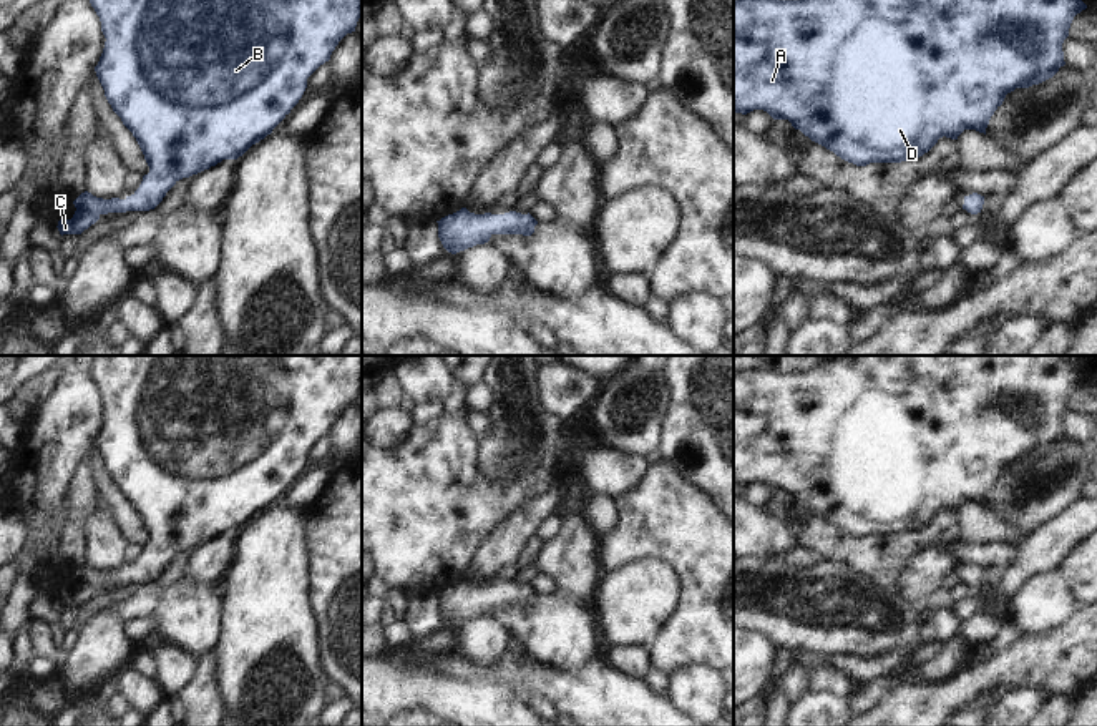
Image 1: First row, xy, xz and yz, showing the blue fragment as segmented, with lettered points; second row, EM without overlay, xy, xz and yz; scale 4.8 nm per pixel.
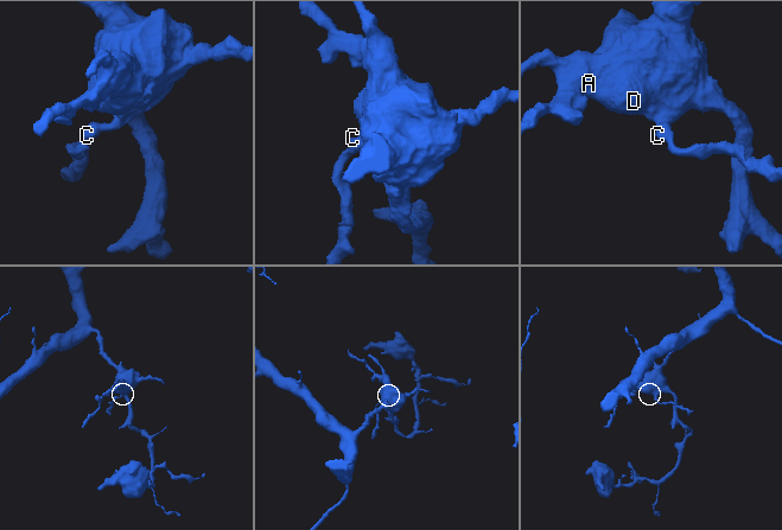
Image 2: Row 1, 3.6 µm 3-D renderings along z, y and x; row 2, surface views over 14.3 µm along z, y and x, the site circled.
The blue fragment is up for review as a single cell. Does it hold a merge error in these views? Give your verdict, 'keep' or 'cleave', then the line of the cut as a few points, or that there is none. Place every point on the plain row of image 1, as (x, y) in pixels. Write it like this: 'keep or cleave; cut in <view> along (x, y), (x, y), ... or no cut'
keep; no cut

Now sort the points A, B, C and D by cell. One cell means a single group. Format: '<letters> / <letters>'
A B C D

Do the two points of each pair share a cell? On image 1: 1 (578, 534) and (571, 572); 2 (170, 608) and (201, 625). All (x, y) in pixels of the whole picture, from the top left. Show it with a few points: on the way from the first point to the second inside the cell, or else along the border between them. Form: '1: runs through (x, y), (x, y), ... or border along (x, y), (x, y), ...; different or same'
1: runs through (575, 544), (571, 562); same
2: runs through (178, 610), (193, 622); same

